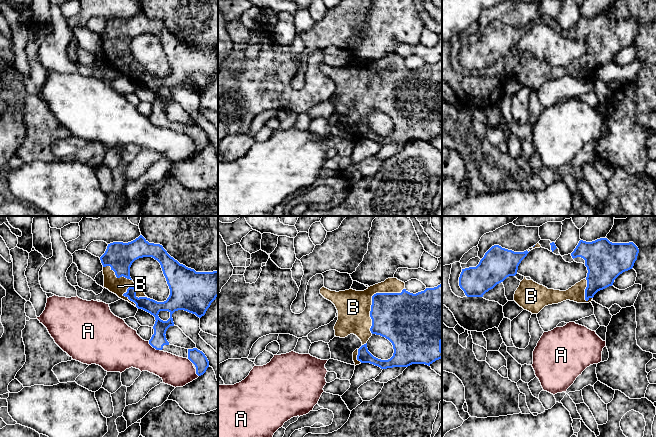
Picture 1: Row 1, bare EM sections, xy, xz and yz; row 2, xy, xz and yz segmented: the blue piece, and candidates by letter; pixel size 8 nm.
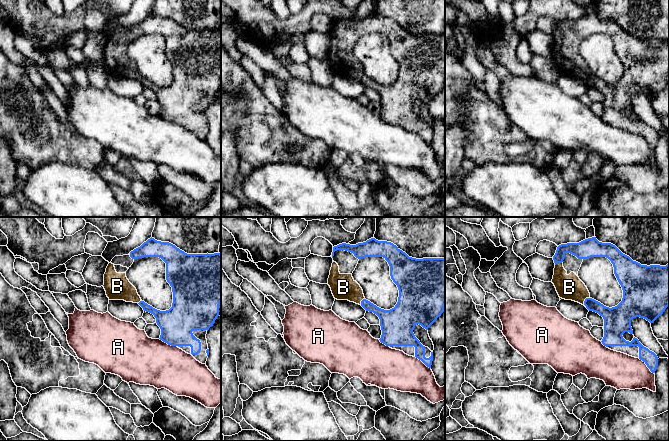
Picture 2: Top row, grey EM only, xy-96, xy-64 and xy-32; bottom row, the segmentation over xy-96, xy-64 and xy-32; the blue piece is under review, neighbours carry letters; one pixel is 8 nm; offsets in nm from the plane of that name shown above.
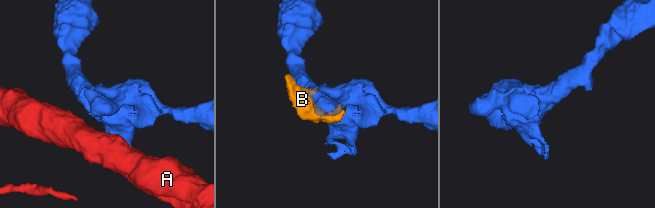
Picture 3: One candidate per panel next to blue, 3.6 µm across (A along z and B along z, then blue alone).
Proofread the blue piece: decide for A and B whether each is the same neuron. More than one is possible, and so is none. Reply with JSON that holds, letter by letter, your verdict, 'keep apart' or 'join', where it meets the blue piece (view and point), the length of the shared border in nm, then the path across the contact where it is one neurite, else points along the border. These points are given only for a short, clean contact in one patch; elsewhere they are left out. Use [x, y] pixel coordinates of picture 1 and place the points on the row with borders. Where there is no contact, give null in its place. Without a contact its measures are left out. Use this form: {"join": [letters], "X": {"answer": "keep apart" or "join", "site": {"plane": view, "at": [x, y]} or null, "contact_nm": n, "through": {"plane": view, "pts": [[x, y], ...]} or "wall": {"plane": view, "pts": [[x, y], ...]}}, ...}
{"join": ["B"], "A": {"answer": "keep apart", "site": {"plane": "xy", "at": [153, 347]}, "contact_nm": 120}, "B": {"answer": "join", "site": {"plane": "xz", "at": [372, 299]}, "contact_nm": 460}}

